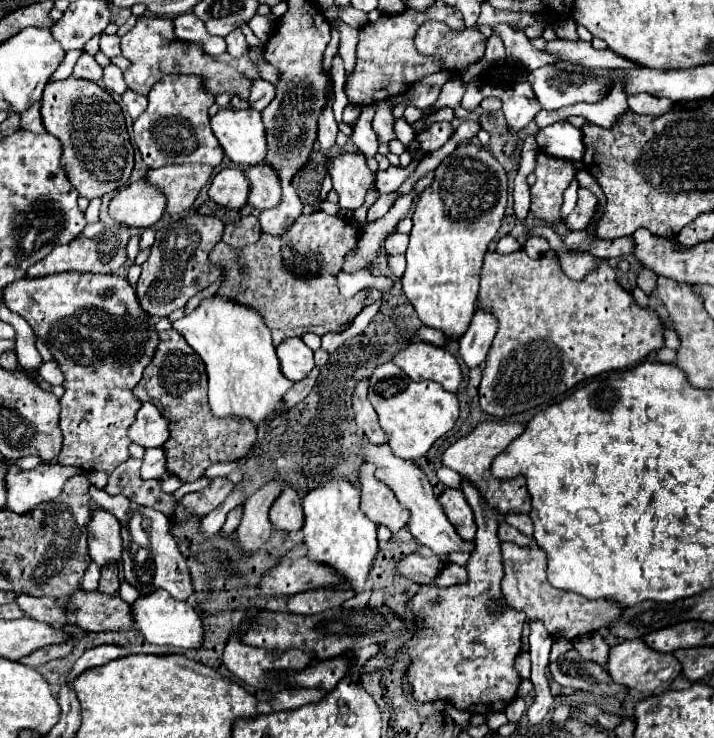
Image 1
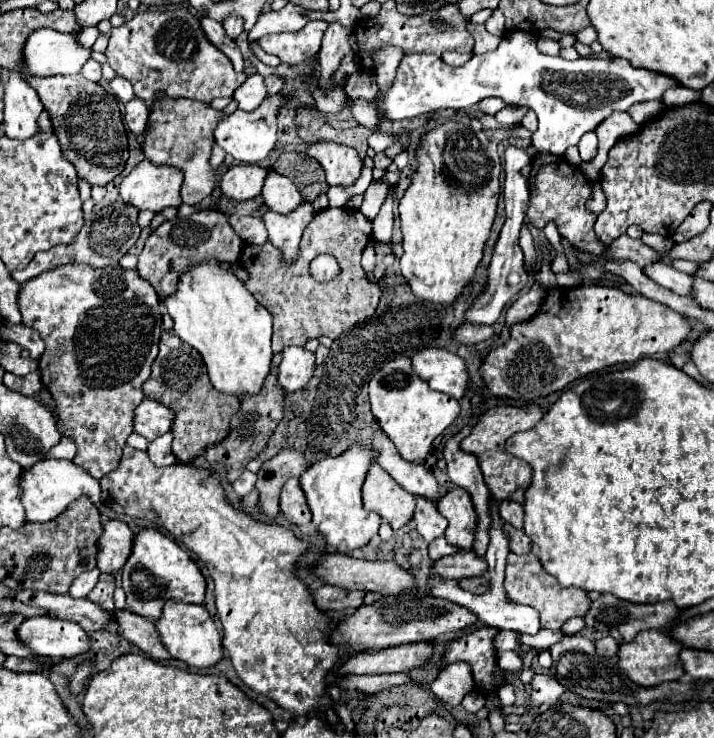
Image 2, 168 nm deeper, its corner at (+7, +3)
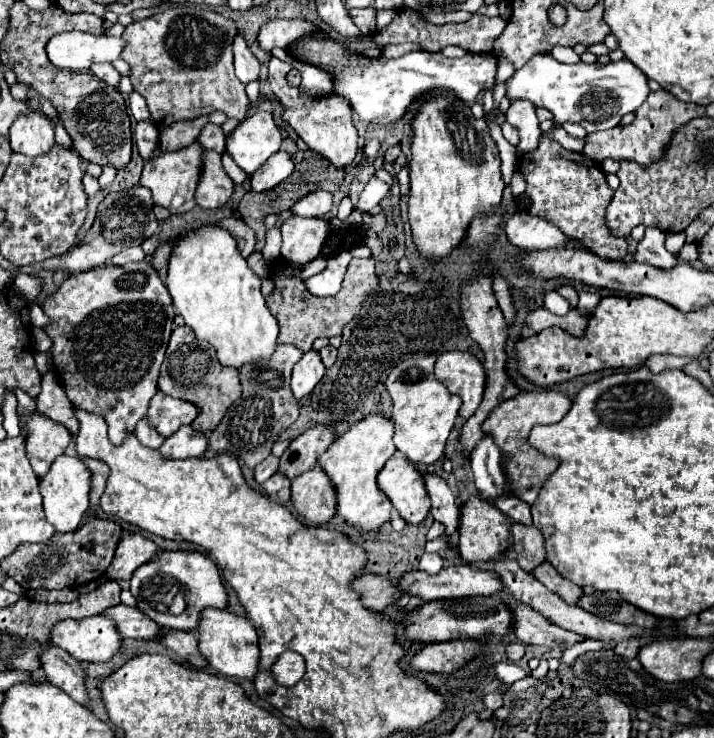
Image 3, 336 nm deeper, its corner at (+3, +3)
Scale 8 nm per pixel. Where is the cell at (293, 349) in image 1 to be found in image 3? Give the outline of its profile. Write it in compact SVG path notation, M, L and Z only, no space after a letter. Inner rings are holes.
M309 350L303 354L303 358L293 366L293 378L291 378L291 390L297 400L305 398L313 392L313 388L319 384L319 380L325 374L325 366L315 350Z

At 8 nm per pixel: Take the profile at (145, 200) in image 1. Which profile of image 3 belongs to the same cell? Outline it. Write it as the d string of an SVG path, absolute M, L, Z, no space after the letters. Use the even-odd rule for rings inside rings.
M199 142L179 150L179 152L161 152L155 160L147 162L141 174L141 184L153 192L153 200L157 206L167 208L171 214L183 214L197 206L195 190L203 170L203 152L205 148Z

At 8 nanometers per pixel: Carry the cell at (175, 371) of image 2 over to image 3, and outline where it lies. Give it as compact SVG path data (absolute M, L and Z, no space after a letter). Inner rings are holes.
M189 326L175 328L171 334L169 348L161 366L159 390L173 398L181 398L199 406L201 414L195 418L193 428L201 432L211 432L213 426L217 426L217 422L221 422L225 416L225 410L241 396L237 370L231 366L221 366L215 348L205 340L197 340Z

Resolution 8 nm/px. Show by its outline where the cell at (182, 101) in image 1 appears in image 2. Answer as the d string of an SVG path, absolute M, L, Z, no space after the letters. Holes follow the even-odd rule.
M159 94L153 102L153 110L149 114L143 132L141 150L145 158L153 164L167 164L183 170L185 188L181 188L181 200L189 206L207 198L217 186L217 180L213 178L215 170L211 170L209 166L209 156L215 144L213 130L221 116L223 114L219 110L213 110L209 104L187 100L187 98L161 98ZM211 180L213 180L213 188L207 188L211 186Z

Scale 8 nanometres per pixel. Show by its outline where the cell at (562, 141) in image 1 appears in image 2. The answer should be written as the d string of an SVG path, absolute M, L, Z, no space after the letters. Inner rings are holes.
M523 30L509 32L497 50L475 54L467 64L453 68L441 58L429 54L409 54L401 60L391 90L379 100L375 74L357 70L351 74L345 92L349 100L375 100L377 110L383 110L387 120L405 120L419 114L429 114L441 108L465 110L487 96L499 96L507 104L533 108L539 118L539 128L531 136L531 144L539 154L563 156L569 146L577 146L581 136L595 130L615 110L629 110L635 102L655 100L669 88L677 88L675 78L665 74L633 68L623 58L579 58L567 62L559 56L545 56L537 50L535 38Z

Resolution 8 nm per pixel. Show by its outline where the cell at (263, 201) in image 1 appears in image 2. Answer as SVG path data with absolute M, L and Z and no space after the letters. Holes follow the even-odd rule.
M273 168L267 170L261 196L263 196L263 204L269 210L281 212L281 214L287 214L287 210L293 210L293 206L299 206L301 202L305 202L297 186L287 176L277 174Z

